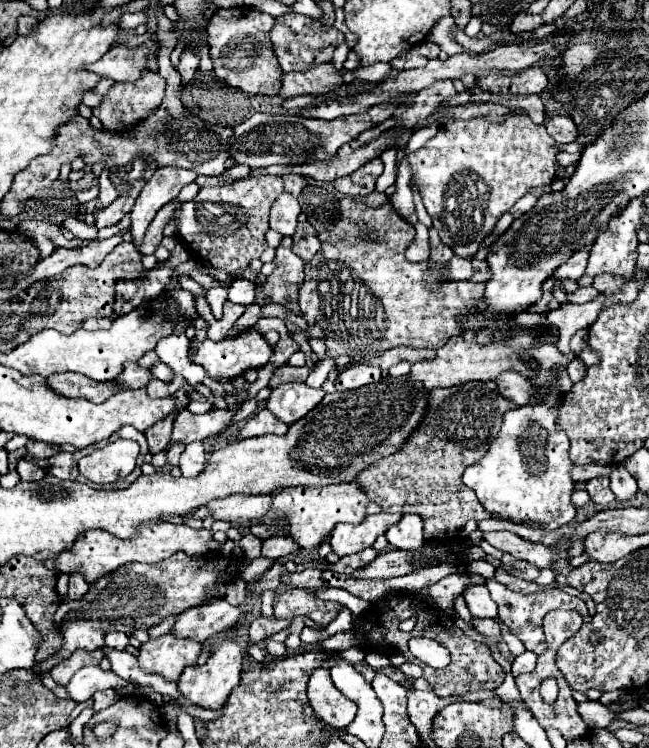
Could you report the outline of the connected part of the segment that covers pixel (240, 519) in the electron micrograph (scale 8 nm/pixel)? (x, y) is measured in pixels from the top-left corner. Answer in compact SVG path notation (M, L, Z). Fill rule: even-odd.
M229 495L227 499L215 499L205 505L215 521L229 521L233 525L251 525L267 515L271 507L271 495Z

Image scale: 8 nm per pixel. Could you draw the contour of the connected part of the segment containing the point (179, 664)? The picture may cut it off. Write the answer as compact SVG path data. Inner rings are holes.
M171 633L151 639L141 645L139 667L145 673L161 675L167 681L177 681L185 667L197 665L201 643L191 639L177 639Z

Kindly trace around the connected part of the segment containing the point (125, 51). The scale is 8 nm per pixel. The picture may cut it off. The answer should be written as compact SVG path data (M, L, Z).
M147 39L141 45L113 45L103 59L89 65L87 71L95 71L101 77L109 77L113 81L135 81L139 75L145 75L149 69L147 57L159 55L159 41Z

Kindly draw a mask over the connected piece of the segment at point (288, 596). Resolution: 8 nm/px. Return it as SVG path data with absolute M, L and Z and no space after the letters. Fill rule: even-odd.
M287 589L279 595L279 601L275 603L275 617L291 619L295 615L307 615L317 625L327 627L333 619L333 609L311 589Z

